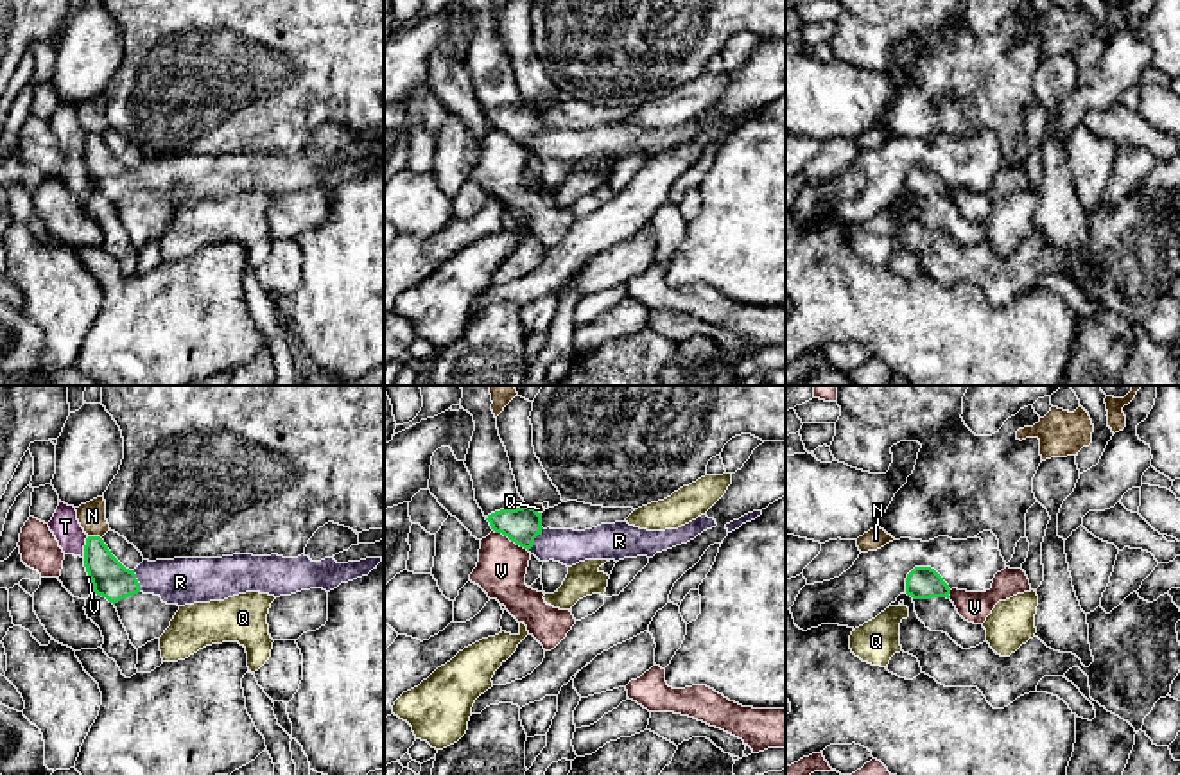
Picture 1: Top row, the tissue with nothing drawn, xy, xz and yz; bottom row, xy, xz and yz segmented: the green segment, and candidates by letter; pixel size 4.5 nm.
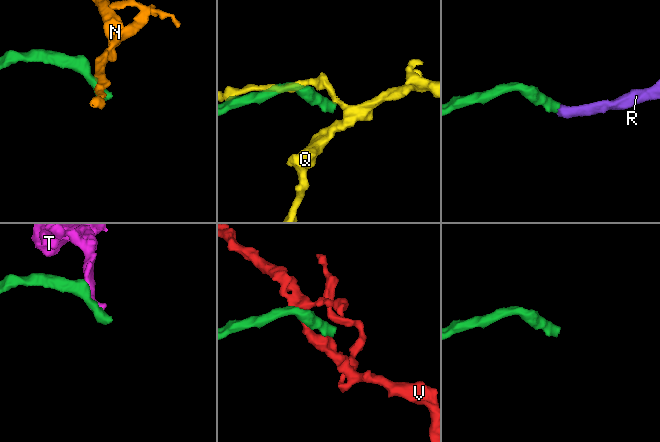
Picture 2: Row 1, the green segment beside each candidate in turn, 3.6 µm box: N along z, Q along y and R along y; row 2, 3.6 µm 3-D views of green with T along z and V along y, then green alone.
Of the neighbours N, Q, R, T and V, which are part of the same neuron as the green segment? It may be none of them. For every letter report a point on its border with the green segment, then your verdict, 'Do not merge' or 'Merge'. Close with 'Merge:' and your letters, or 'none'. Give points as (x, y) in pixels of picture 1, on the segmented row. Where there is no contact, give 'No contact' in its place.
N: Touches green at xy (95, 537). Do not merge
Q: Touches green at xz (533, 508). Do not merge
R: Touches green at xz (535, 537). Merge
T: Touches green at xy (85, 548). Do not merge
V: Touches green at xz (511, 540). Do not merge
Merge: R

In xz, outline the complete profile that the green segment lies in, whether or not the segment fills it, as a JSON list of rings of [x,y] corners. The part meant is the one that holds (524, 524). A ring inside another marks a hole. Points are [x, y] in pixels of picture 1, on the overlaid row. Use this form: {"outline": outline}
{"outline": [[[524,504],[516,509],[500,509],[486,518],[495,533],[502,533],[516,545],[527,549],[540,562],[560,562],[572,567],[585,560],[624,560],[647,556],[694,540],[716,520],[707,515],[665,531],[647,531],[624,522],[601,524],[592,529],[543,529],[542,513]]]}

